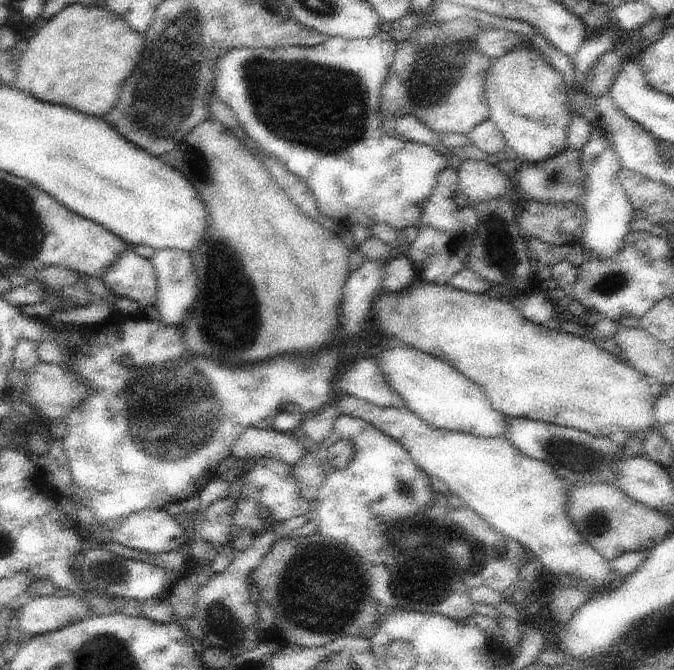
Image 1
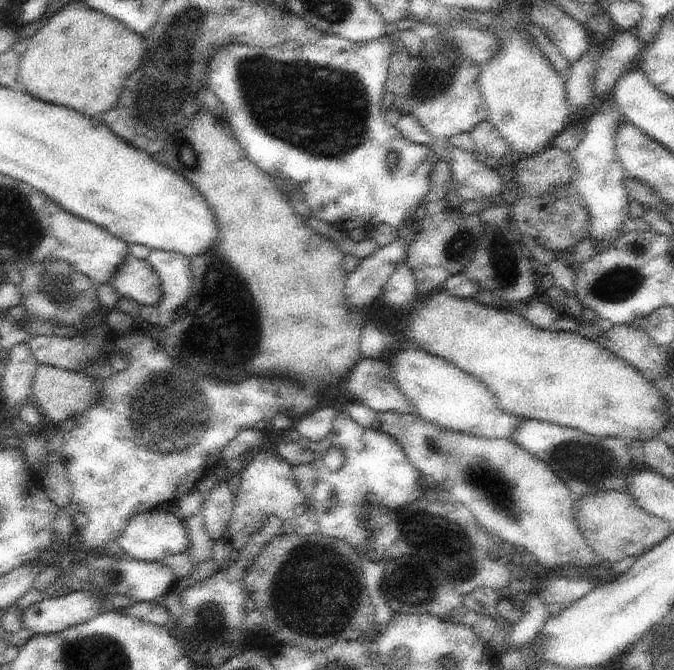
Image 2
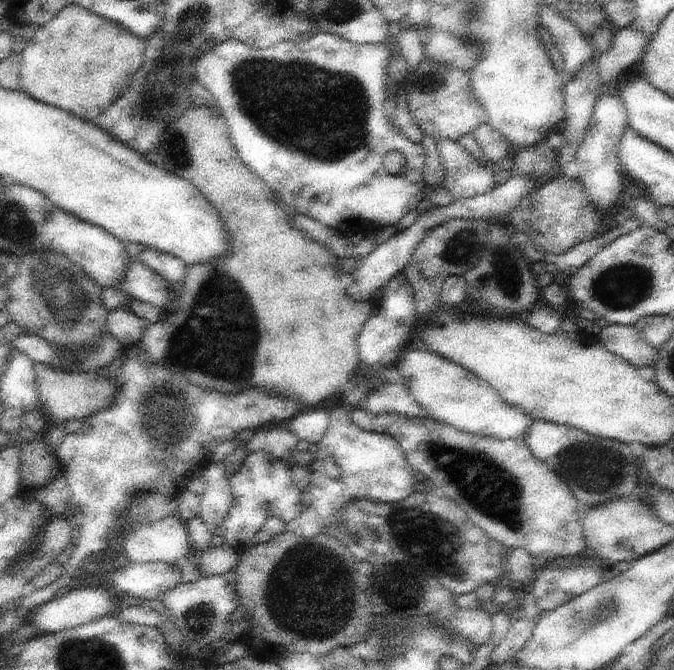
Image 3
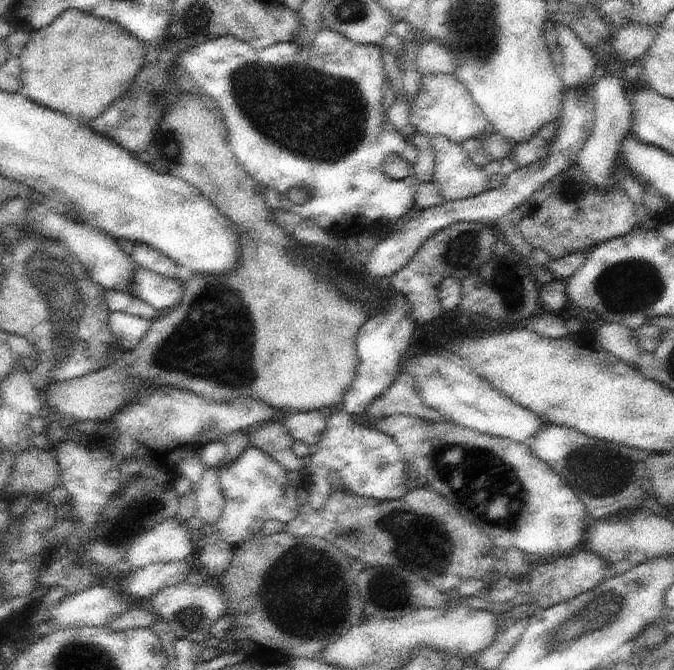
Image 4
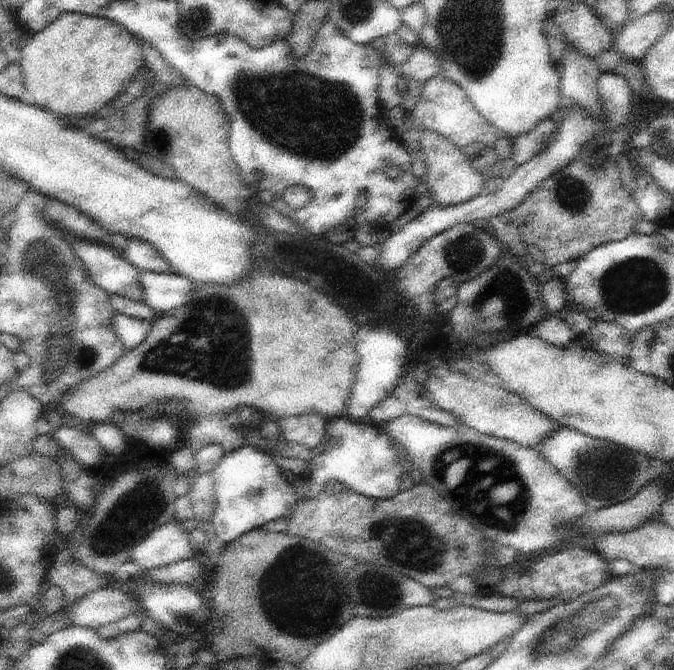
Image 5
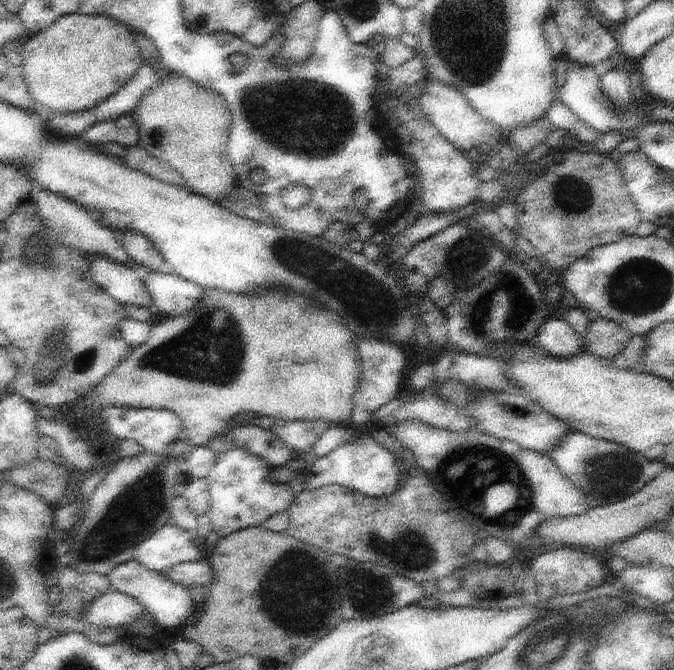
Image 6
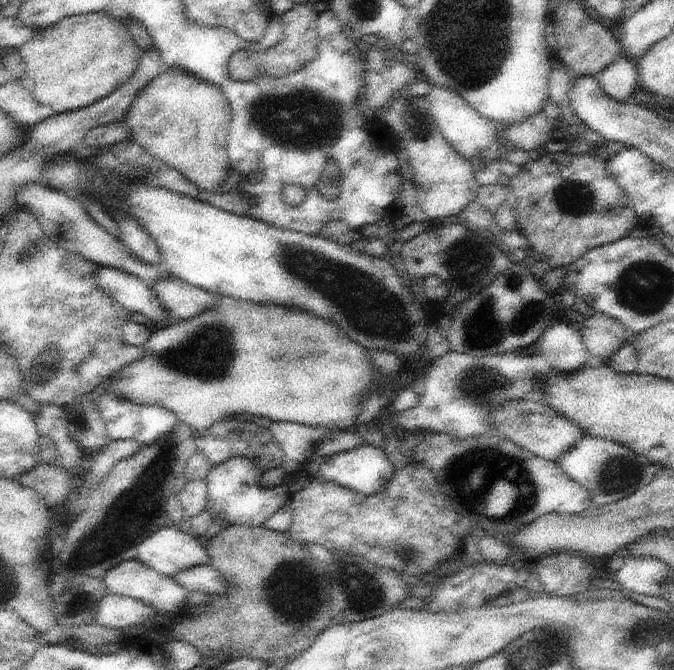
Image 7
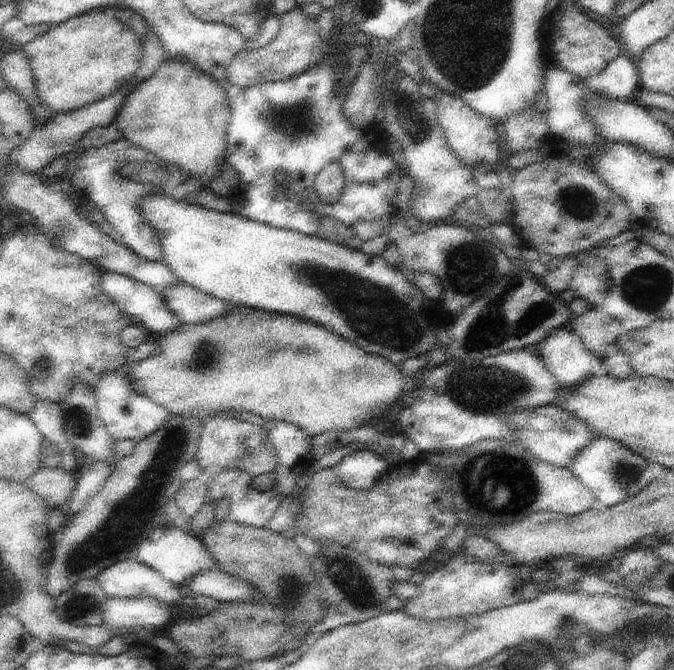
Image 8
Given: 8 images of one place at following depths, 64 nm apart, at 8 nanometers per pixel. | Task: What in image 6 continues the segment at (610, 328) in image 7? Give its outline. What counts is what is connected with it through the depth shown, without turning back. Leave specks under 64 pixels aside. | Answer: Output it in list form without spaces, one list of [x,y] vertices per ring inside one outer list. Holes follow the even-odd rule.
[[[599,317],[590,323],[587,338],[584,341],[585,349],[596,356],[614,360],[626,350],[632,334],[622,325]]]

